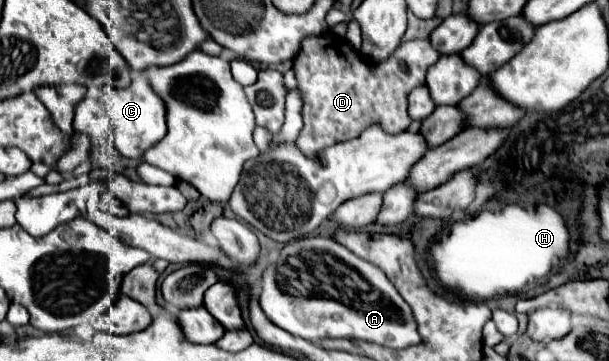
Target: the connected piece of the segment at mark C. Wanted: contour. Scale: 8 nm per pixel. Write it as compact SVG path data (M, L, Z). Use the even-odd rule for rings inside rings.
M131 77L131 83L123 89L117 87L103 87L103 95L99 99L101 107L105 109L107 117L111 119L111 125L115 129L115 148L123 157L141 159L143 153L153 147L157 141L161 141L167 133L165 125L165 101L153 91L147 77Z

